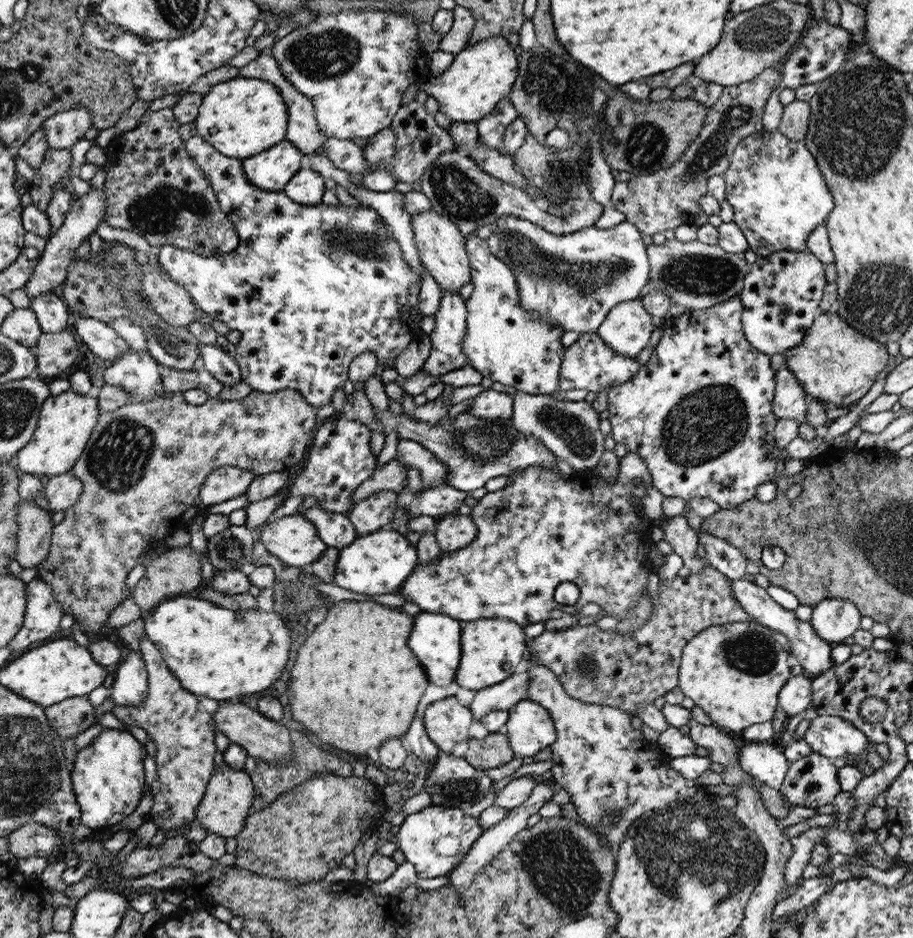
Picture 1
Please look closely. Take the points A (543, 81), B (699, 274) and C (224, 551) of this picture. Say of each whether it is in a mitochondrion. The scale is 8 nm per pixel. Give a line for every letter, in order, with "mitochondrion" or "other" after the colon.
A: mitochondrion
B: mitochondrion
C: mitochondrion

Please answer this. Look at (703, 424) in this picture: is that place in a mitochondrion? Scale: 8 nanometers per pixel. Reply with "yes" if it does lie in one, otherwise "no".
yes

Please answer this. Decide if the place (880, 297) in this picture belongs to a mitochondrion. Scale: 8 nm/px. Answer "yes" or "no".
yes

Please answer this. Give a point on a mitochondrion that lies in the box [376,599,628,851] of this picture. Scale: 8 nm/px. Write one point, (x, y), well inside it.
(458, 790)

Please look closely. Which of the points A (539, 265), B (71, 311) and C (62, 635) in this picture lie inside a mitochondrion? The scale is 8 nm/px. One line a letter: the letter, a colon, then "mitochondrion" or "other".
A: mitochondrion
B: other
C: other

